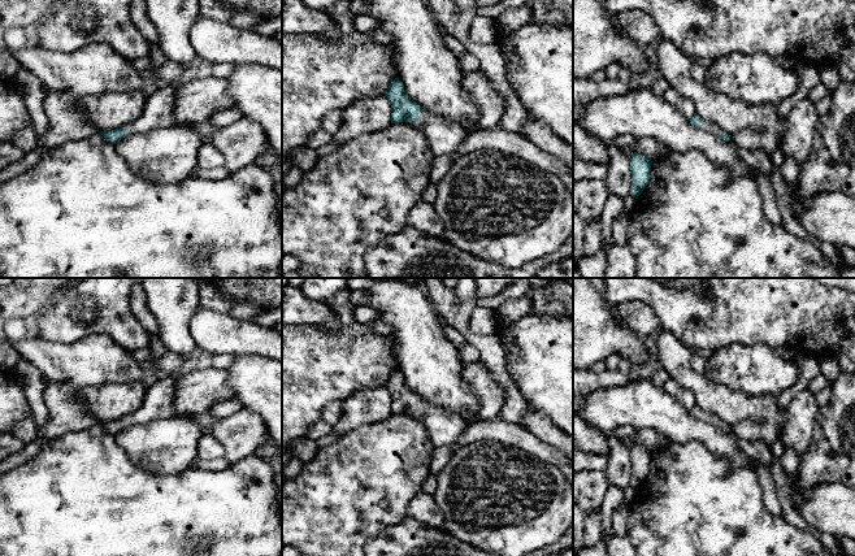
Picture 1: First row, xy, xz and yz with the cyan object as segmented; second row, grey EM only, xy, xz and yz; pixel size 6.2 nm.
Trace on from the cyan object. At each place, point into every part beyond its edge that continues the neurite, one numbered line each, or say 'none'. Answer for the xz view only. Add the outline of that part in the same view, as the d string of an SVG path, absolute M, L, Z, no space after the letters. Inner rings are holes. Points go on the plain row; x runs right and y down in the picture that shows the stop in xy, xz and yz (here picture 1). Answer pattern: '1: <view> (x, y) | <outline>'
1: xz (443, 428) | M422 401L416 409L417 418L425 425L435 447L451 446L468 426L463 417Z

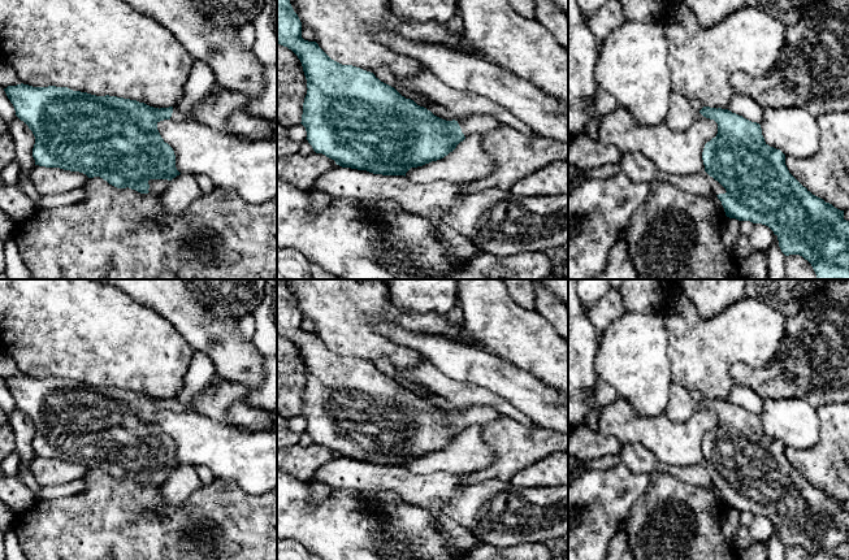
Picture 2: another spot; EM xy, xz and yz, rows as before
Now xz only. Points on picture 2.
1: xz (470, 416) | M459 407L455 412L459 414L464 427L476 424L484 426L485 424L502 417L497 409L490 407Z

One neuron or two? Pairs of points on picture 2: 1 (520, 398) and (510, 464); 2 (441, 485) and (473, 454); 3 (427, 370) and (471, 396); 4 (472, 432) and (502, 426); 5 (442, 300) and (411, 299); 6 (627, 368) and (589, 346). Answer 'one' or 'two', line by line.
1: two
2: two
3: one
4: two
5: one
6: two

